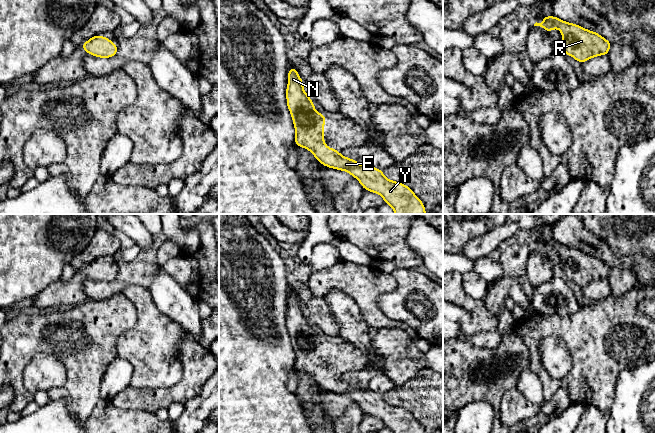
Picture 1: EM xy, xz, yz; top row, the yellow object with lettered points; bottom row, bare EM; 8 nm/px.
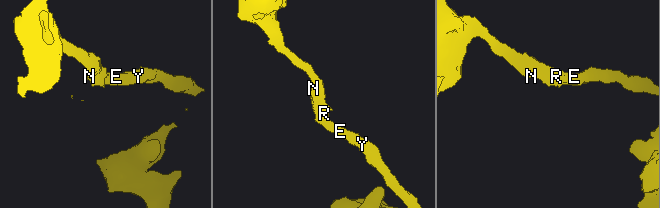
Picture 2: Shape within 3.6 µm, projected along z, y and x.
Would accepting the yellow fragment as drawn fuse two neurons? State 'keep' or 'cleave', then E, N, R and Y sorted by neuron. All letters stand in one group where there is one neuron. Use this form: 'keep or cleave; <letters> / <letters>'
keep; E N R Y

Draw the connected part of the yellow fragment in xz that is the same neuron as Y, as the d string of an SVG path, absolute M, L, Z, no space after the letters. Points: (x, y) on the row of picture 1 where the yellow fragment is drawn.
M294 67L289 68L288 85L286 89L287 107L291 113L295 134L295 144L309 150L318 162L326 167L348 172L355 177L364 190L377 193L382 196L385 203L390 205L395 214L426 214L423 202L405 184L387 179L381 169L367 165L361 165L357 161L344 157L340 152L329 148L324 143L324 122L328 119L314 108L314 102L303 90L304 83Z

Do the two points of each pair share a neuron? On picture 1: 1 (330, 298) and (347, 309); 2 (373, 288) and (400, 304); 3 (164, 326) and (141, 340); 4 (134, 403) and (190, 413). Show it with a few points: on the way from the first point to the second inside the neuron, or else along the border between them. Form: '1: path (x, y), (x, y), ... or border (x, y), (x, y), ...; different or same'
1: path (334, 299), (343, 307); same
2: border (391, 273), (396, 287), (378, 297), (387, 317); different
3: path (158, 332), (150, 340), (147, 340); same
4: border (202, 388), (198, 395), (192, 397), (185, 404); different

